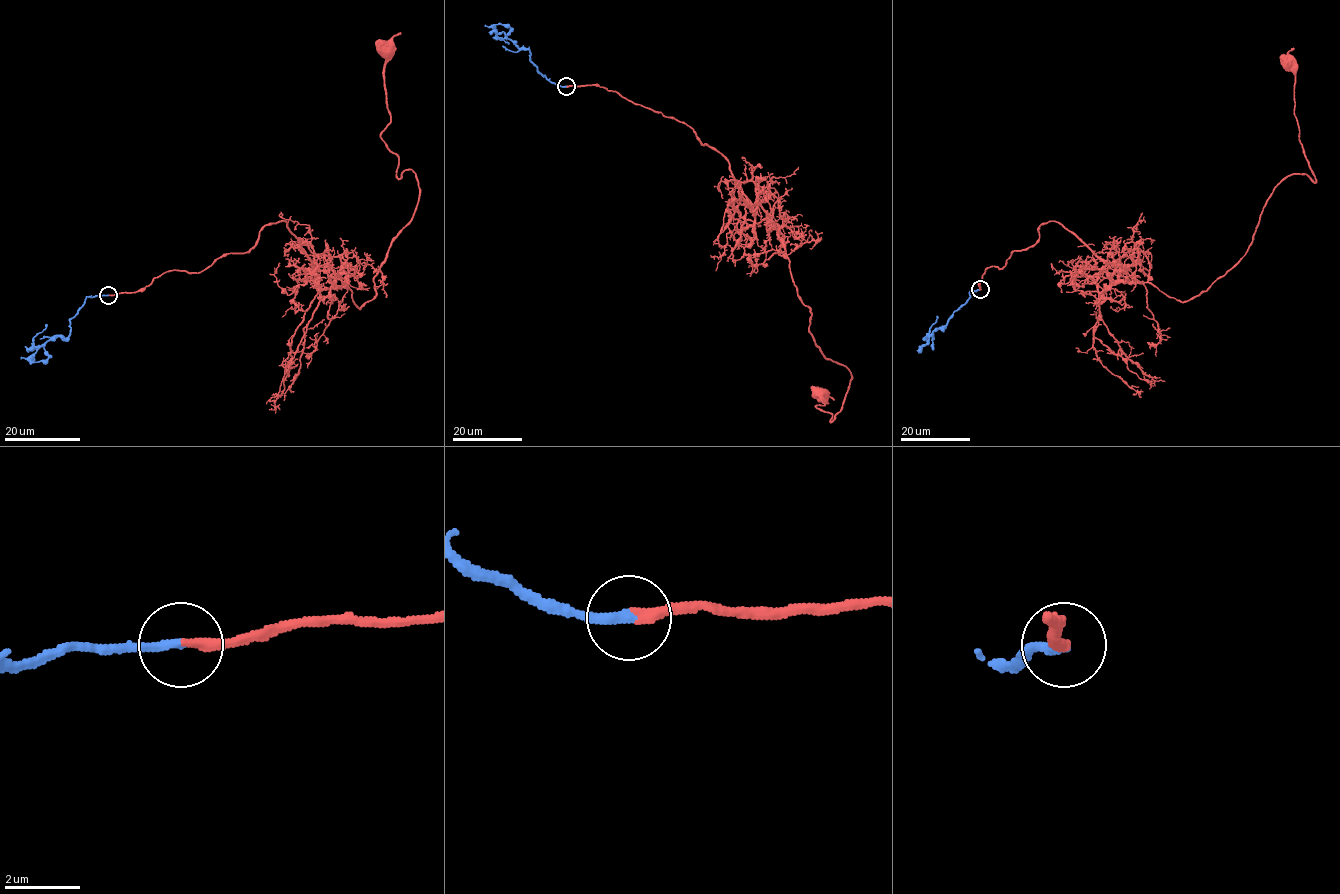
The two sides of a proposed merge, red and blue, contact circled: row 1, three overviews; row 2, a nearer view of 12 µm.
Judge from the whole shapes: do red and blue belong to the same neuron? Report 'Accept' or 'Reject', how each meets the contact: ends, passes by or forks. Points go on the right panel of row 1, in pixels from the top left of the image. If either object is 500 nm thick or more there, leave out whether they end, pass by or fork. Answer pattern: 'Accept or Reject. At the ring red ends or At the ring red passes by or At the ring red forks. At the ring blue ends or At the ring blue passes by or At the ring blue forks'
Accept. At the ring red ends. At the ring blue ends

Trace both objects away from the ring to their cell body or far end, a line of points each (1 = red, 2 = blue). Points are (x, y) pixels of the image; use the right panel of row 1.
1: (980, 289), (1051, 221), (1106, 265), (1100, 292), (1205, 292), (1247, 251), (1272, 190), (1316, 181), (1288, 62)
2: (980, 289), (970, 292), (970, 298), (954, 312), (943, 329), (939, 327), (918, 350), (919, 346)

